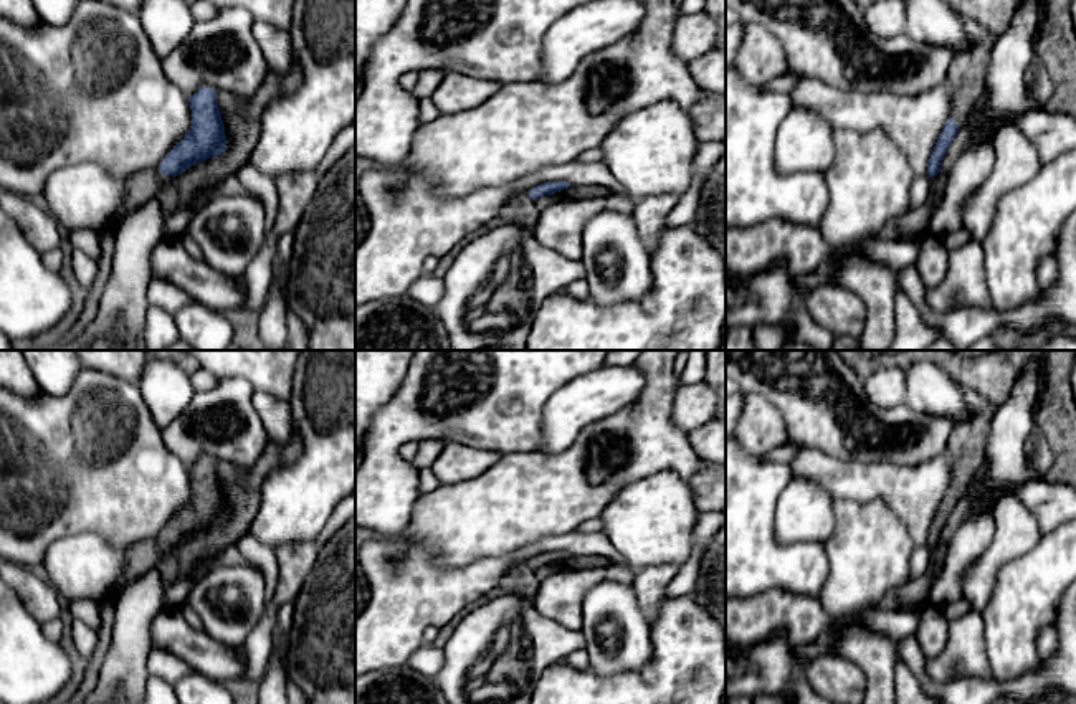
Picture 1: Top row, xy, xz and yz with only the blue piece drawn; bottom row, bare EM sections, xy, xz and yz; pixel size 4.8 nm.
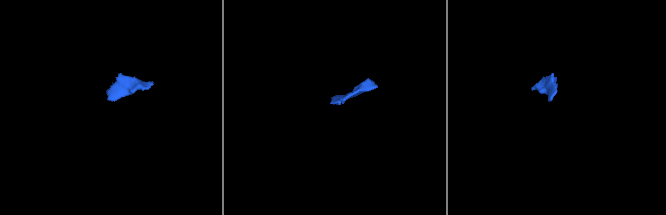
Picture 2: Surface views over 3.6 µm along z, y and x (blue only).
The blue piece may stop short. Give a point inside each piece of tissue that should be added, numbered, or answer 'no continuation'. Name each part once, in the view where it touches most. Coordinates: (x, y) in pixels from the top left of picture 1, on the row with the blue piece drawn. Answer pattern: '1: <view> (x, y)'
1: yz (966, 76)

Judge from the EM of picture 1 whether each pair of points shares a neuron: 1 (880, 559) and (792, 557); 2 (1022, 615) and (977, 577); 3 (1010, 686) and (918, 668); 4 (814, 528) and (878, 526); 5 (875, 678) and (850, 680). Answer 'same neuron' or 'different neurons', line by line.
1: different neurons
2: different neurons
3: same neuron
4: different neurons
5: different neurons

